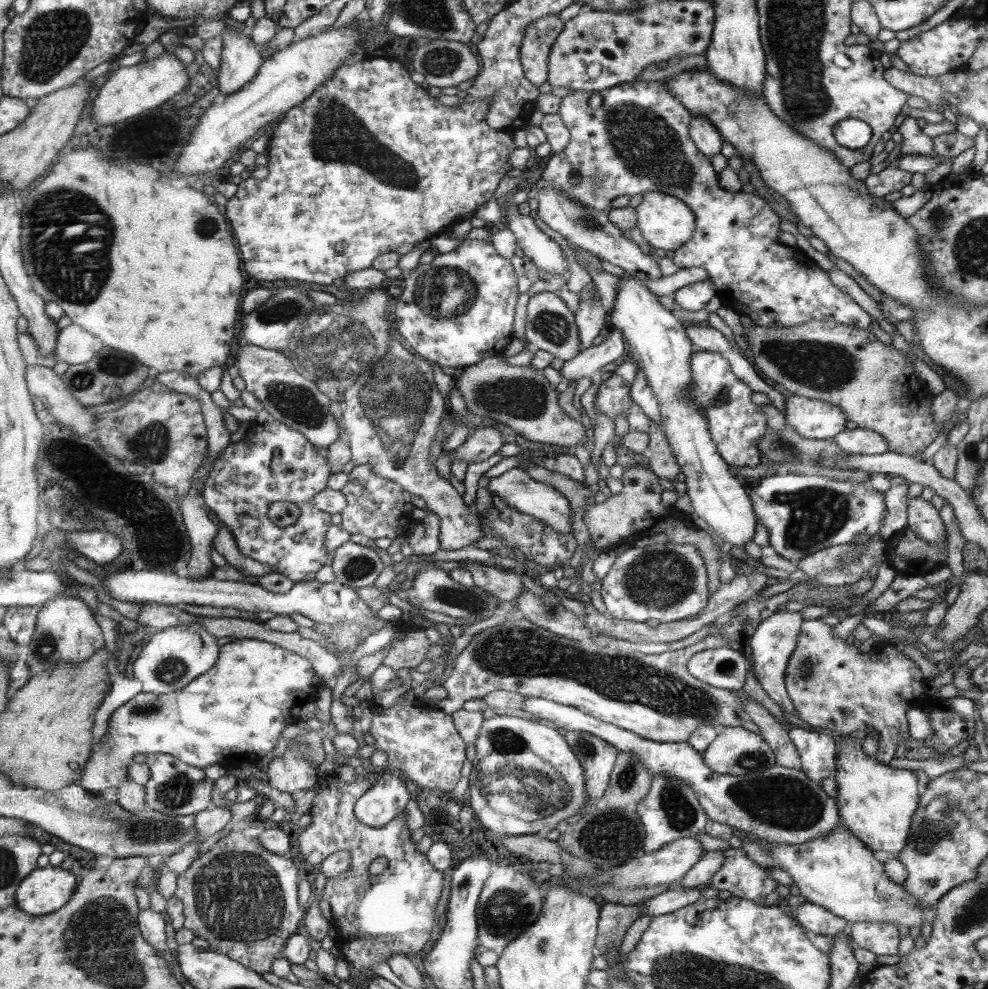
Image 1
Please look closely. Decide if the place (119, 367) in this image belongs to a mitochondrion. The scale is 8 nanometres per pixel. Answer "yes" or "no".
yes

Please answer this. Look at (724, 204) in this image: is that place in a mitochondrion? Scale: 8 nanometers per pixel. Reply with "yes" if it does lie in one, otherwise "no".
no

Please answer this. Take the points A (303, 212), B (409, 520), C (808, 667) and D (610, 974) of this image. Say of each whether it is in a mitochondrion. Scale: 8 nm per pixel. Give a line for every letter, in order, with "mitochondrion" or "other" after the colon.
A: other
B: other
C: mitochondrion
D: other

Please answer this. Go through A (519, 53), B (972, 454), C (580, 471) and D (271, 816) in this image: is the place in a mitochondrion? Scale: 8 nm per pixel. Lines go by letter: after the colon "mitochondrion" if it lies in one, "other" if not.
A: other
B: mitochondrion
C: other
D: other

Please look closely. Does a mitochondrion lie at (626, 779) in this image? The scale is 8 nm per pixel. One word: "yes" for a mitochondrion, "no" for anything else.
yes

